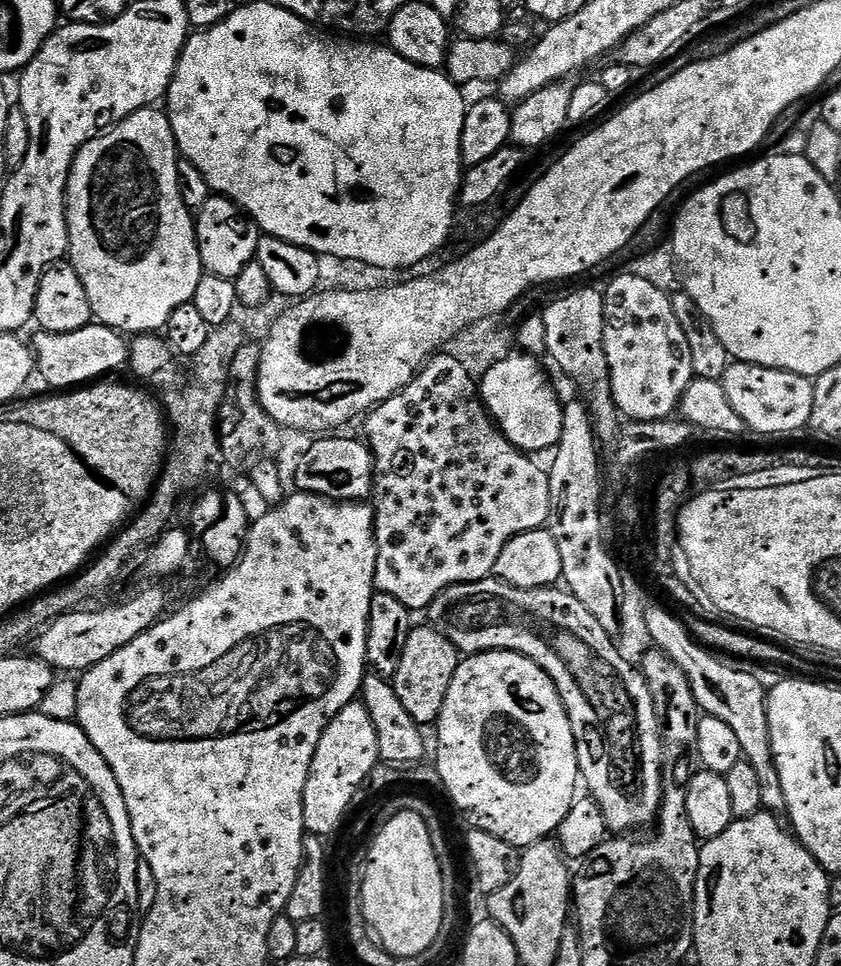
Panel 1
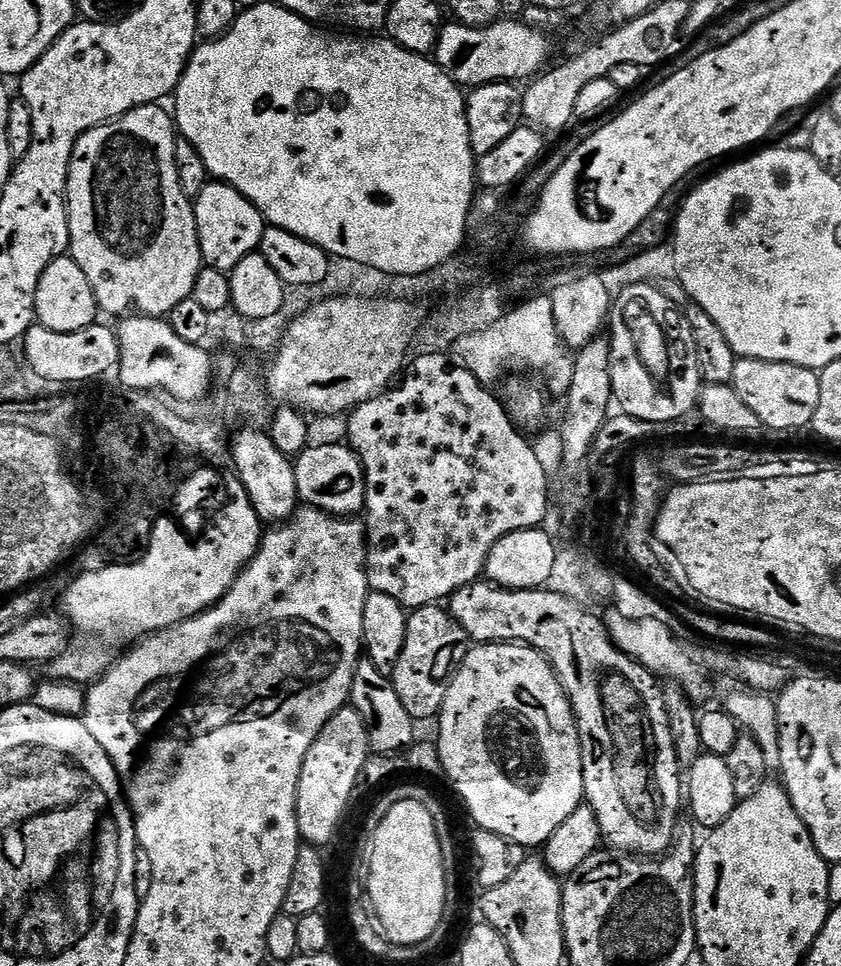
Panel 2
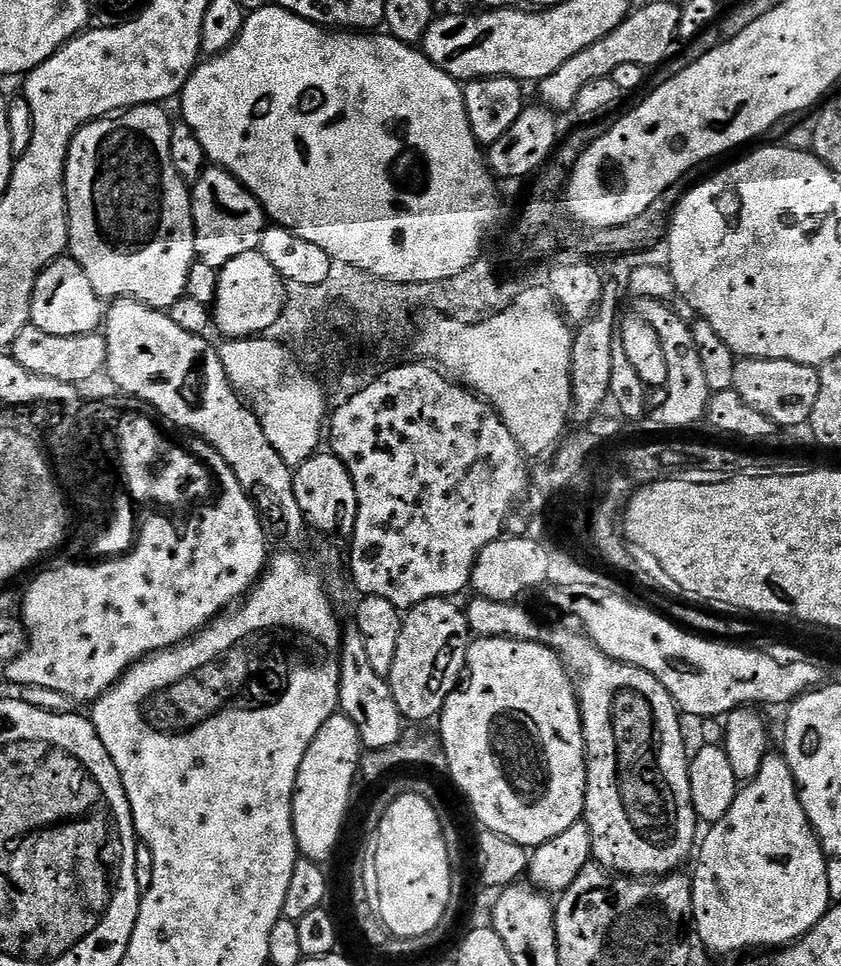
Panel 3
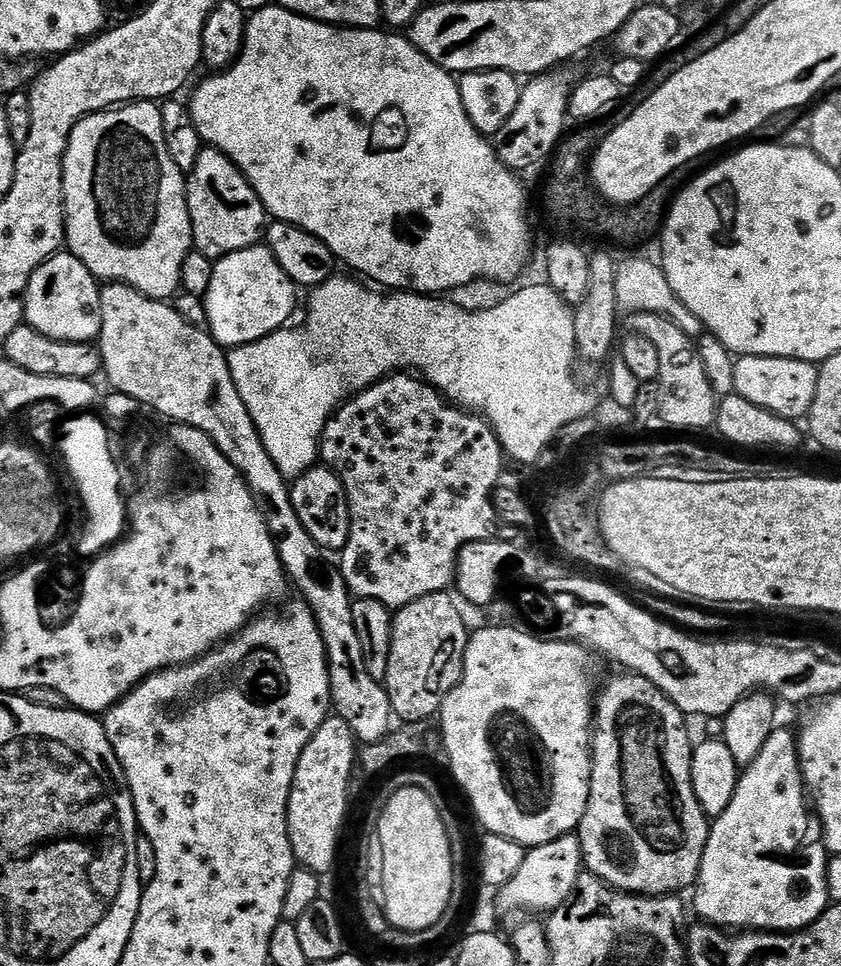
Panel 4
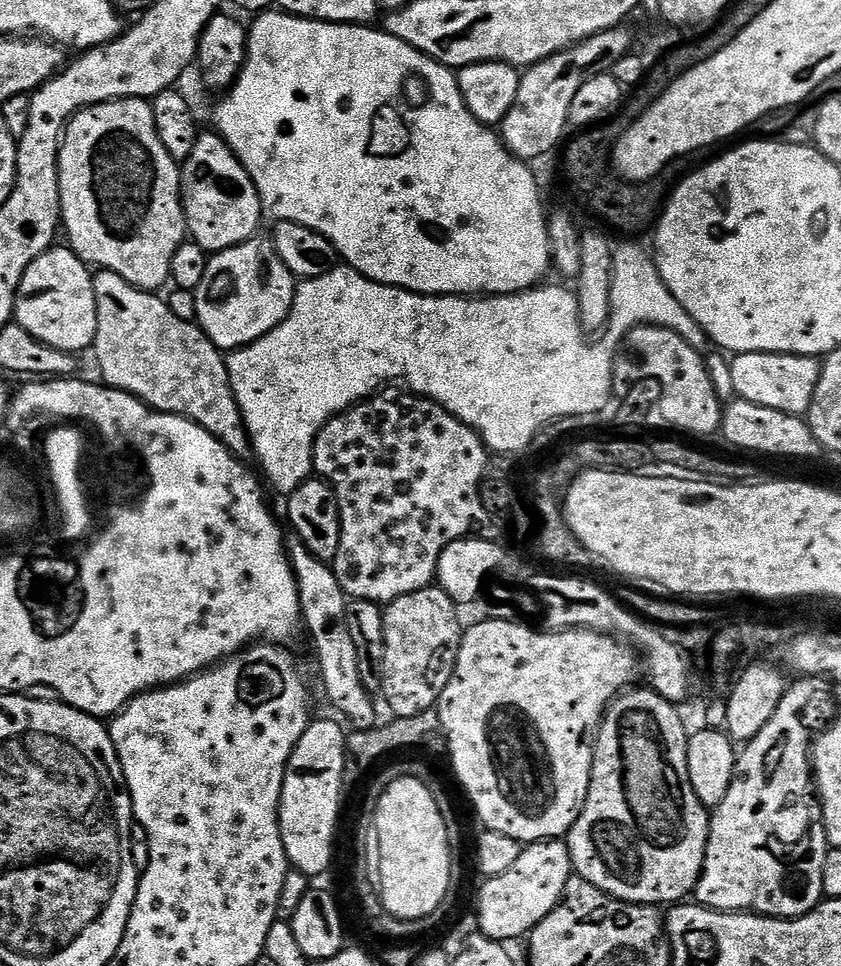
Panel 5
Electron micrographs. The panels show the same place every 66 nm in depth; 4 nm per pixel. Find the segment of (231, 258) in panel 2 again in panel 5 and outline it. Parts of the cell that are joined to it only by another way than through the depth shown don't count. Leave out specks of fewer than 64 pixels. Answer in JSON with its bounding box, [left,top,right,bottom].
[180,131,260,254]

